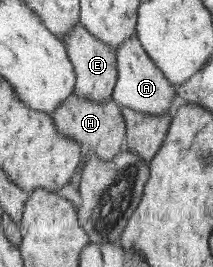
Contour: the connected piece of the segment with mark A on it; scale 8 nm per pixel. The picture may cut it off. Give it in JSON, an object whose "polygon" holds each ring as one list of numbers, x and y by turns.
{"polygon":[[138,34,123,42,117,49,118,54,118,82,114,89,114,100,123,108,130,107,151,115,169,114,175,110,181,100,177,87,167,79,163,70,145,51]]}

